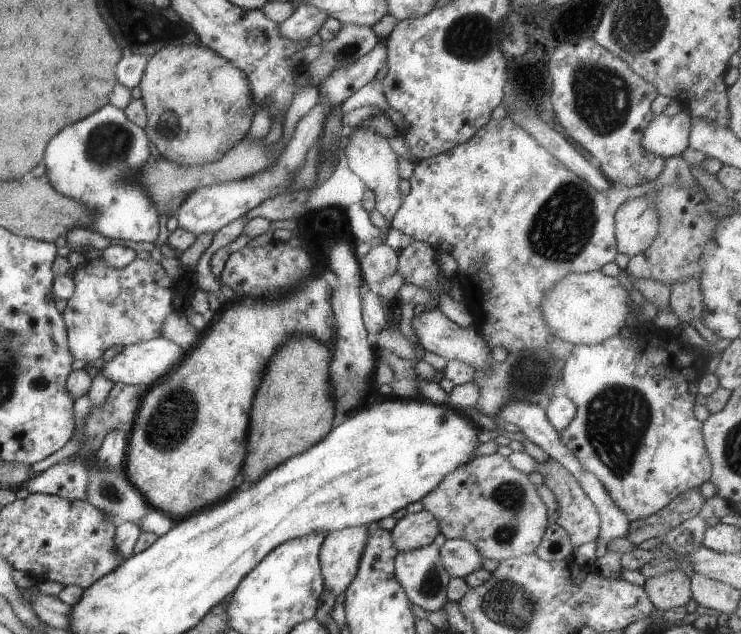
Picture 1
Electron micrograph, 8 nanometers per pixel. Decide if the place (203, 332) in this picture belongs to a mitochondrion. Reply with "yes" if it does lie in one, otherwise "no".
no

